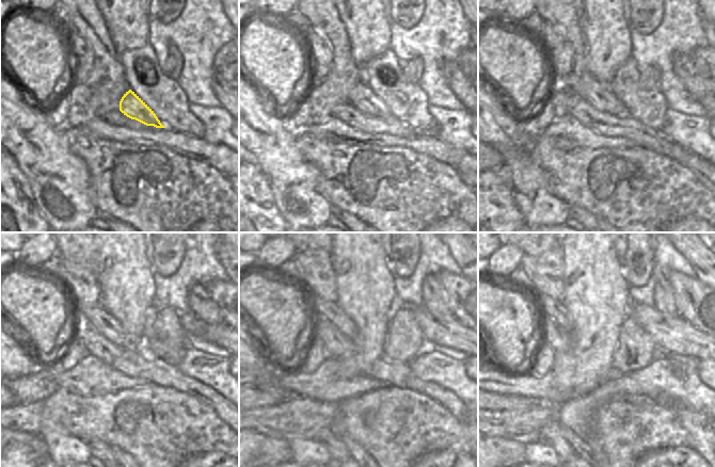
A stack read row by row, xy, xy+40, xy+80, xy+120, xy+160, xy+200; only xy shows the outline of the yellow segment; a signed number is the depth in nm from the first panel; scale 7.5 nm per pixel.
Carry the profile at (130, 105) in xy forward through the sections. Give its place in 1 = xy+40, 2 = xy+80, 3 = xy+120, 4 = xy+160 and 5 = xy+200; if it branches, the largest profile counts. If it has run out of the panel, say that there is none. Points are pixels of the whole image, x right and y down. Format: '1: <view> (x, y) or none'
1: xy+40 (361, 96)
2: xy+80 (599, 95)
3: xy+120 (97, 317)
4: xy+160 (320, 309)
5: xy+200 (556, 308)

